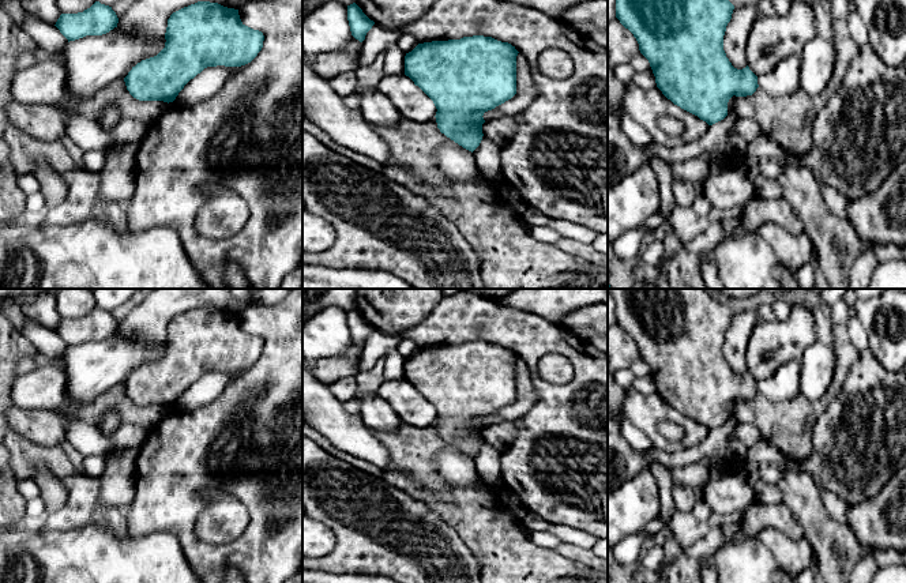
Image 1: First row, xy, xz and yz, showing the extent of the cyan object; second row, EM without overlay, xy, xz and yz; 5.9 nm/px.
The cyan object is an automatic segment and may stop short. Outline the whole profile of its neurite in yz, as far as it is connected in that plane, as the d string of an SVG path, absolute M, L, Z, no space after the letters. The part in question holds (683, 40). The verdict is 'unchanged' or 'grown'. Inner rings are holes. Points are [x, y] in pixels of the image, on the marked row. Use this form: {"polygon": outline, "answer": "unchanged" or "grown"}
{"polygon": "M616 0L616 18L639 44L640 53L649 60L657 87L681 109L713 125L728 116L728 102L736 97L752 95L757 76L747 65L737 69L723 50L723 35L734 5L729 0Z", "answer": "unchanged"}

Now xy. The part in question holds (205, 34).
{"polygon": "M198 1L170 15L165 48L138 63L124 78L139 101L173 102L184 86L207 67L241 67L263 48L264 35L245 26L238 10Z", "answer": "unchanged"}

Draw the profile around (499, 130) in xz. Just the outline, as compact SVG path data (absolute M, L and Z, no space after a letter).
M501 116L482 124L485 138L503 144L516 131L518 123L515 116Z

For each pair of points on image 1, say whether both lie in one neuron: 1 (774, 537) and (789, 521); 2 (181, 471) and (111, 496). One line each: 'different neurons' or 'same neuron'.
1: different neurons
2: different neurons

